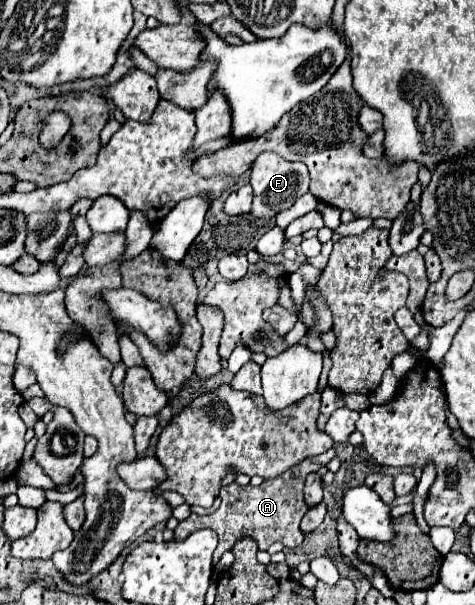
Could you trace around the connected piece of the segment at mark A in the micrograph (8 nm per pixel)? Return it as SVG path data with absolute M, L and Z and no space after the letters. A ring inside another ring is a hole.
M332 447L327 452L320 454L320 456L316 456L316 458L302 460L300 464L290 468L290 472L284 472L282 476L278 476L274 480L264 480L260 486L252 486L252 484L238 486L236 482L232 482L228 486L222 486L220 488L220 498L222 498L220 508L214 514L208 514L208 516L190 514L186 520L182 520L176 526L174 540L188 538L188 534L192 534L192 532L196 532L200 528L212 528L220 538L218 550L214 554L214 564L218 562L222 552L232 550L234 542L238 538L246 536L246 534L252 536L258 542L260 550L268 550L270 544L274 544L274 542L282 542L288 548L300 546L302 540L304 540L304 534L300 530L300 520L308 512L308 504L306 504L304 492L302 492L304 480L306 480L306 476L310 472L324 468L335 456L336 450Z

